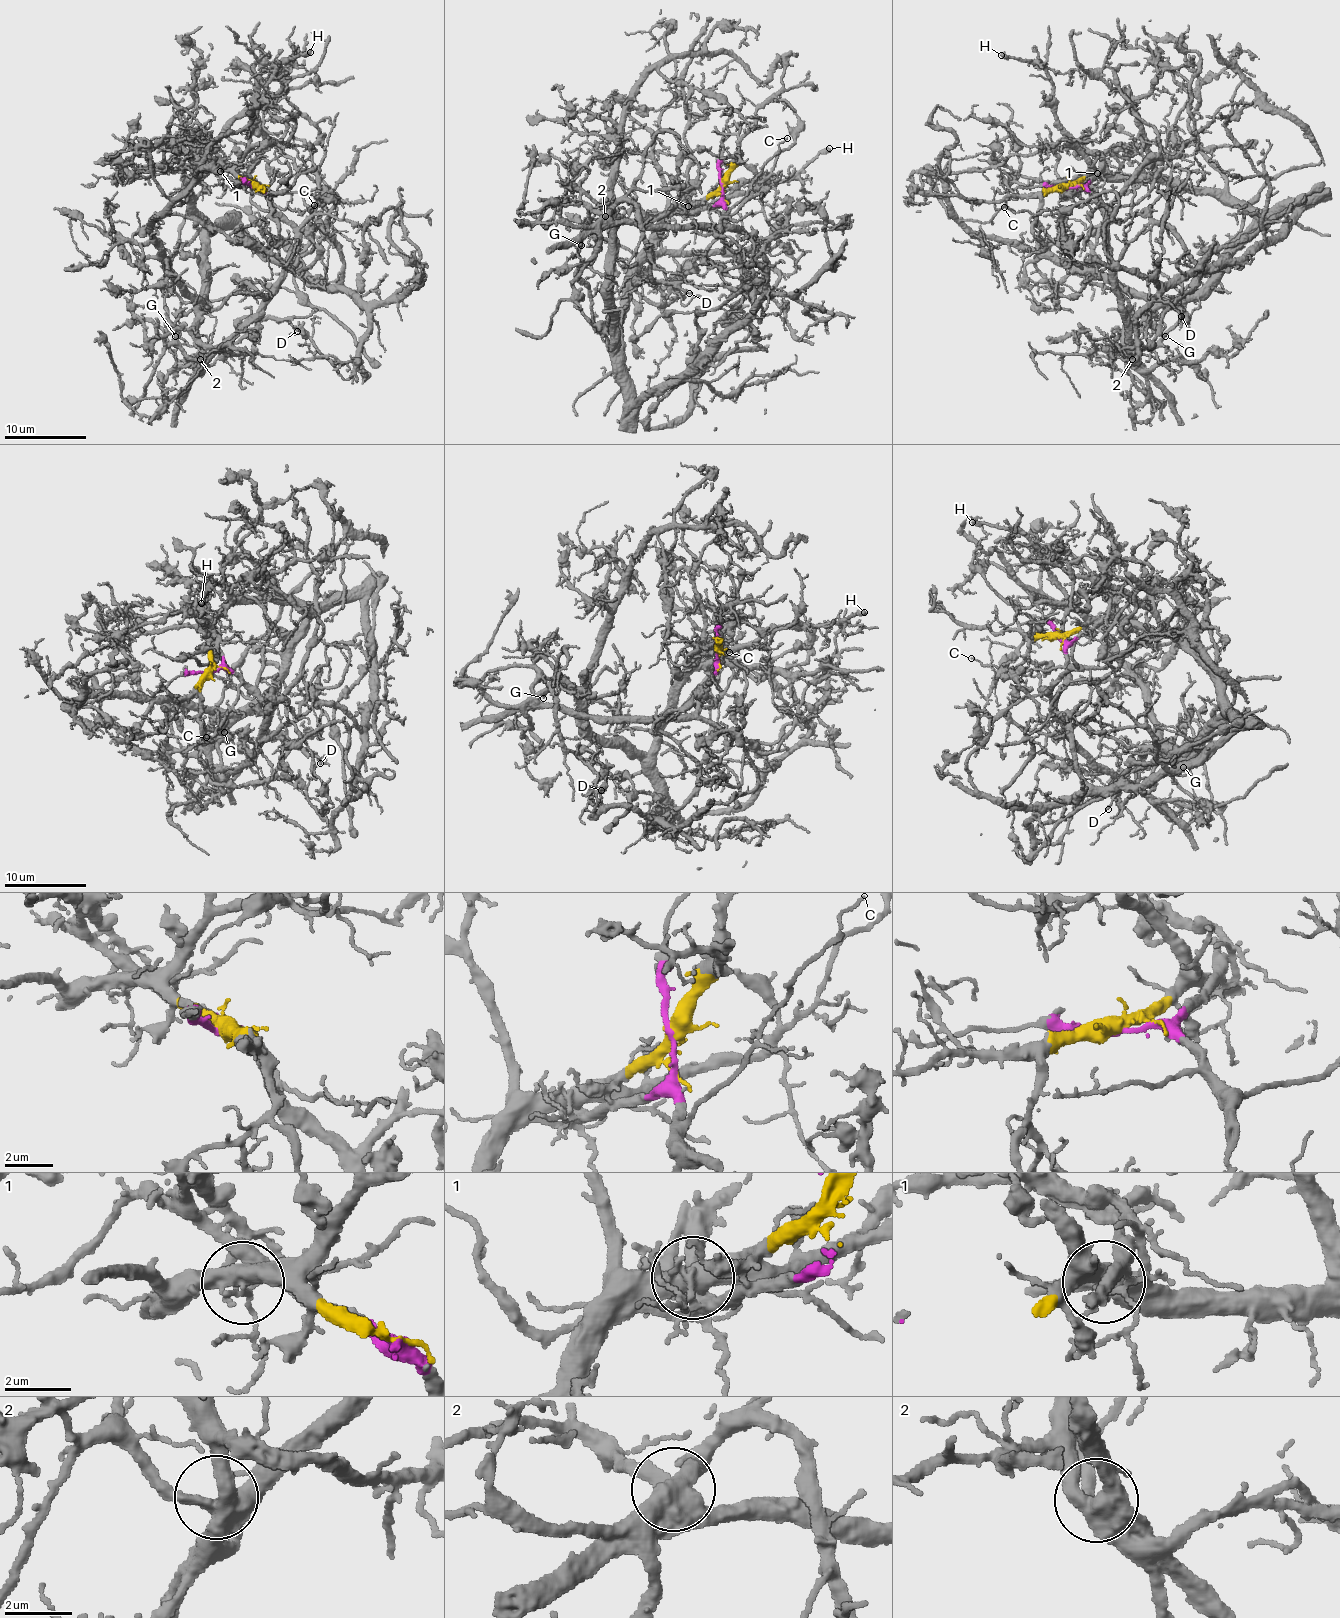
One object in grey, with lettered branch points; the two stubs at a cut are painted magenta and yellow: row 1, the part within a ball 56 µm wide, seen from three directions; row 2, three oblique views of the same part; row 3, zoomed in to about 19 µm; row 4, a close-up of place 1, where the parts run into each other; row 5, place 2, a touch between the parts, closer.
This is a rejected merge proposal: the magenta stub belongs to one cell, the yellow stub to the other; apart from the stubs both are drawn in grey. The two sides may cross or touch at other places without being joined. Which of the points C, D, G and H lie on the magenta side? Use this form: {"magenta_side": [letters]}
{"magenta_side": ["C", "G"]}

